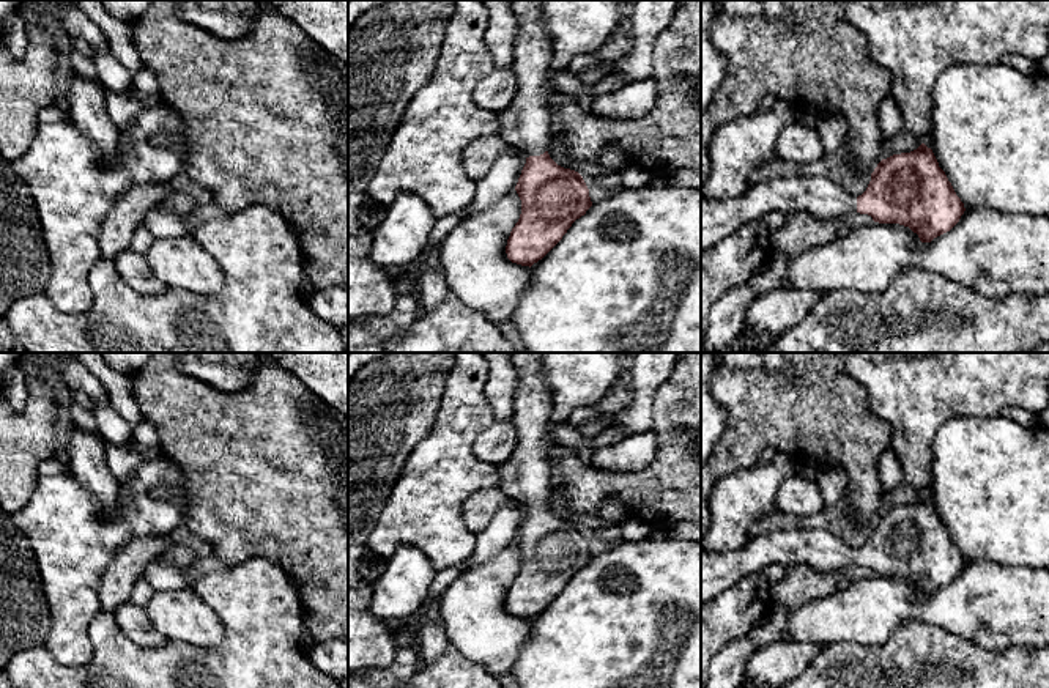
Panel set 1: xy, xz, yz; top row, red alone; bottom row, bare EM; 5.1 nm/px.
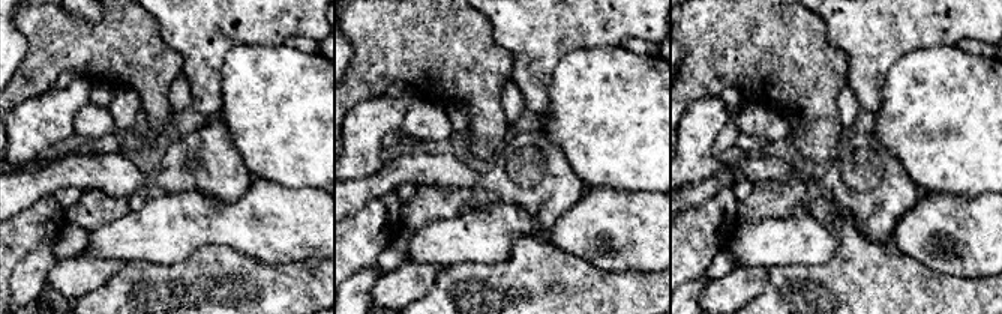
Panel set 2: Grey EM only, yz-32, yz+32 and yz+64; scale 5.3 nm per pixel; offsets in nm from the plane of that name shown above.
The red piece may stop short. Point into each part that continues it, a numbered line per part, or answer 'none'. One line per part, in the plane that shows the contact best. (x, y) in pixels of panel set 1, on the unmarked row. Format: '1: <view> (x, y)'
1: xz (525, 476)

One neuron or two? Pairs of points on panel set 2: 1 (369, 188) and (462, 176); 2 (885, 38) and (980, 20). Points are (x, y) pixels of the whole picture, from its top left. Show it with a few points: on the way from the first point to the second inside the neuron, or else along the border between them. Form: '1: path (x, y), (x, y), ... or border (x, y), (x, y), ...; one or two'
1: path (392, 175), (398, 172), (440, 172); one
2: path (909, 20), (956, 20); one

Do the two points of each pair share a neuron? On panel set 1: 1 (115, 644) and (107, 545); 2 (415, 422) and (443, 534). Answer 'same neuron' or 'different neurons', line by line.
1: different neurons
2: different neurons

